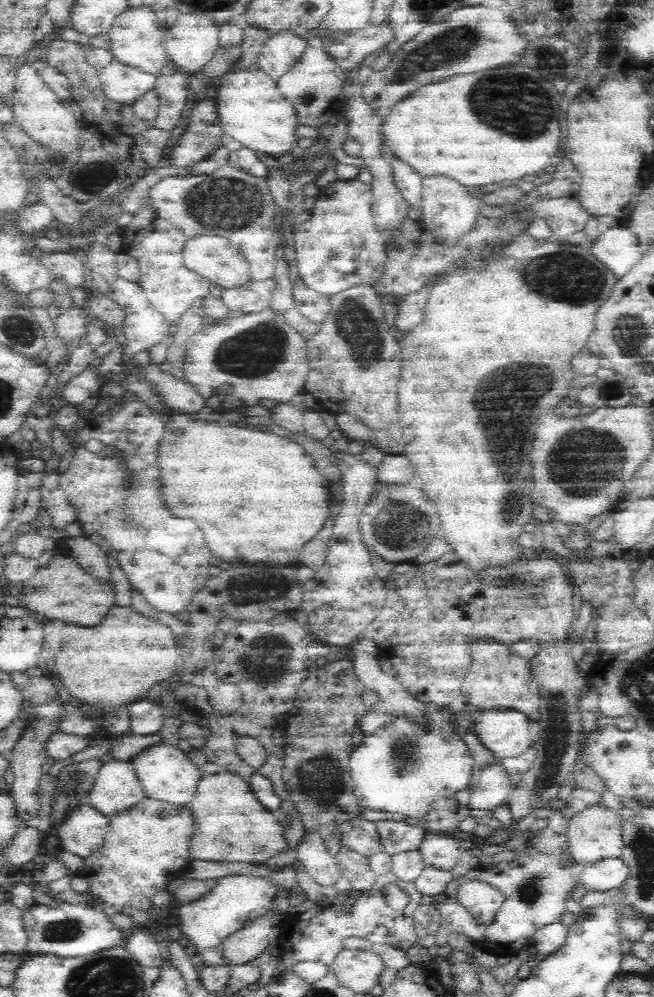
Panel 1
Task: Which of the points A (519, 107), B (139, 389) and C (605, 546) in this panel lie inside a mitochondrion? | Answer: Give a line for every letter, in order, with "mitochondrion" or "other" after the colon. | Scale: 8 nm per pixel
A: mitochondrion
B: other
C: other

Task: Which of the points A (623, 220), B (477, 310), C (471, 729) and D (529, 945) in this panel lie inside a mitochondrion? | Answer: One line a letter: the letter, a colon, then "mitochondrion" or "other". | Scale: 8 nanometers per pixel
A: other
B: other
C: other
D: other

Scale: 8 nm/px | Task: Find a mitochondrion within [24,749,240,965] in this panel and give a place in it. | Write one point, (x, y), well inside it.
(61, 930)

